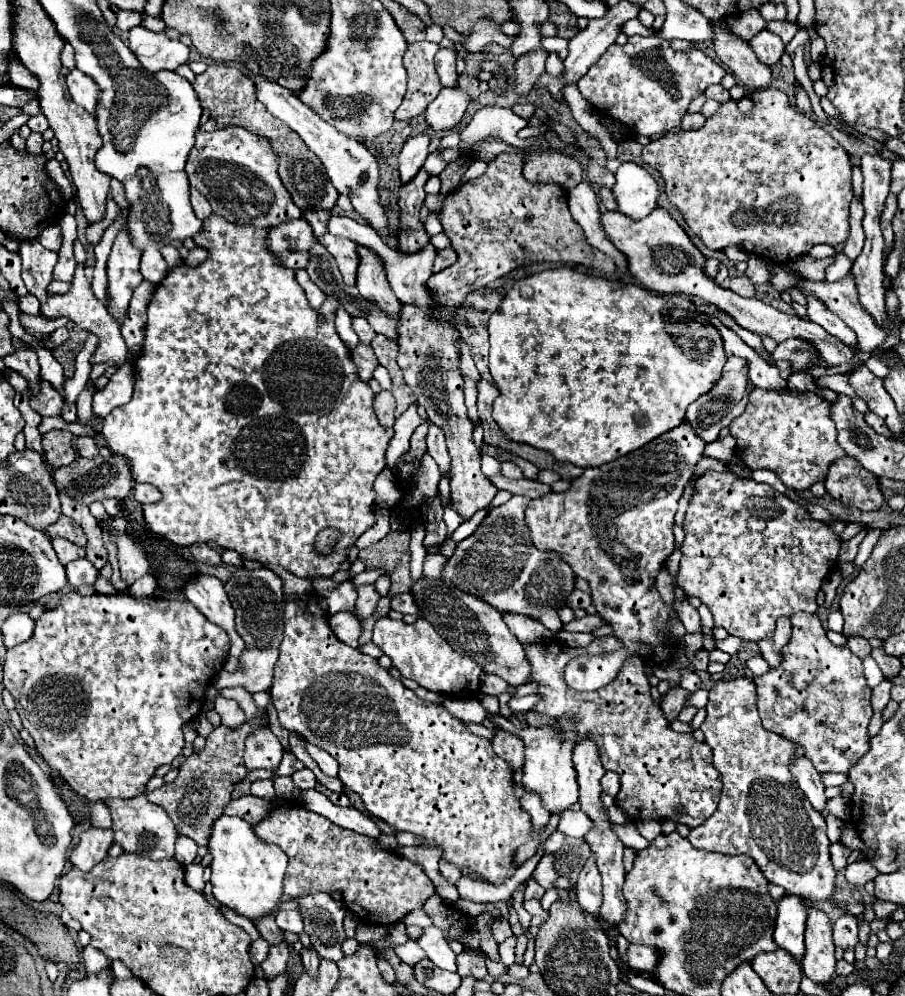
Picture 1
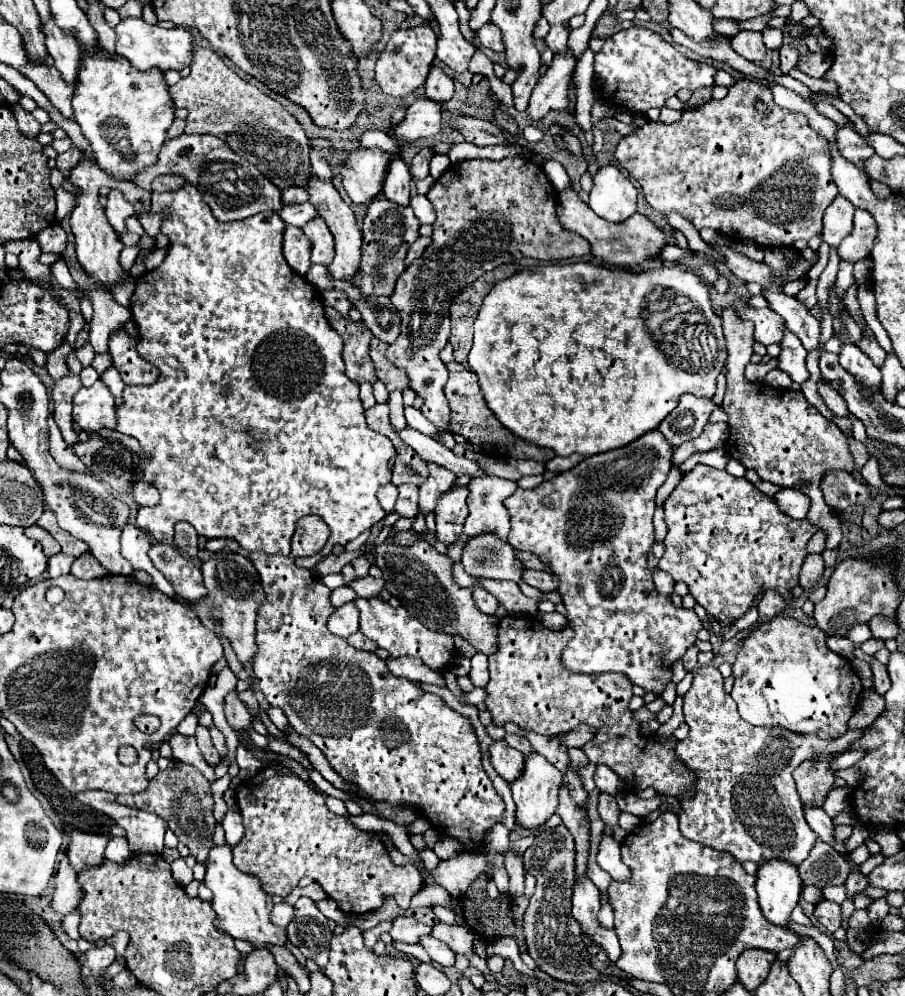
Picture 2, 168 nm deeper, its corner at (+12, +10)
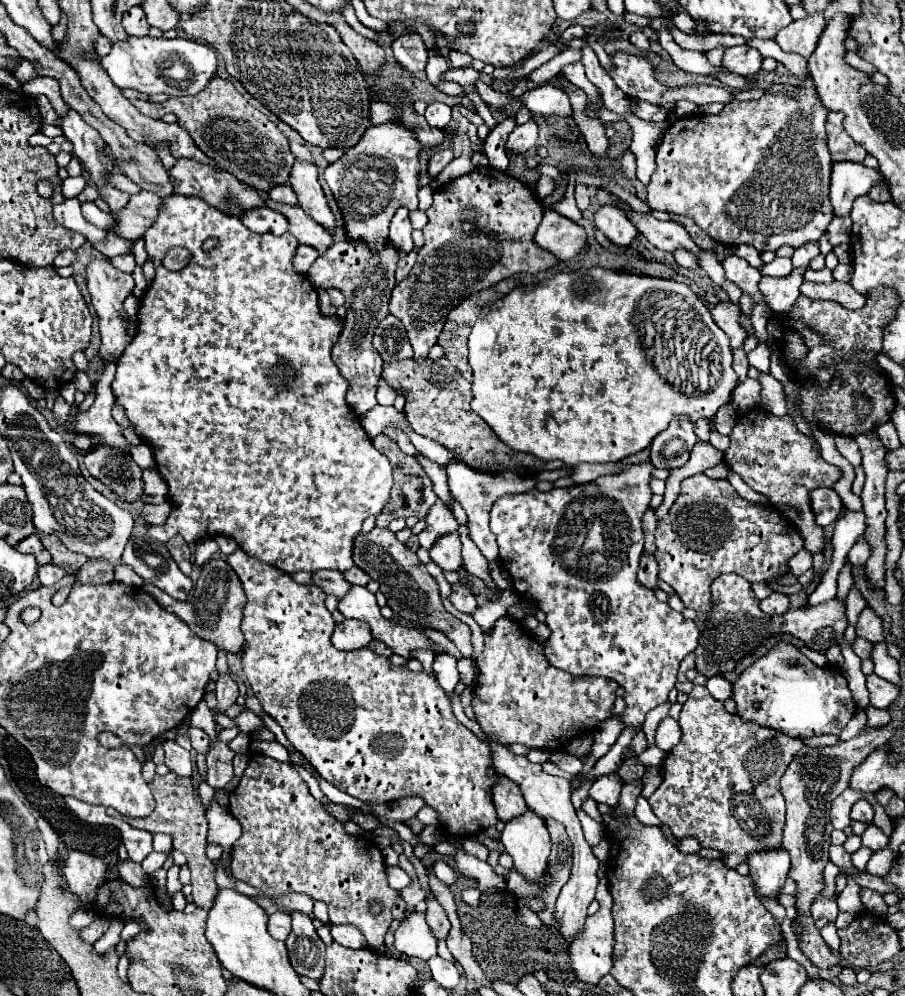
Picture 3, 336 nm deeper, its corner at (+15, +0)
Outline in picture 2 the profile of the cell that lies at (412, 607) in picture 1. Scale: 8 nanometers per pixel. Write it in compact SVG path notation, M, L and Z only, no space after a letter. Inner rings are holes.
M365 575L357 581L351 581L347 587L351 587L359 597L377 597L383 589L383 579L373 579L371 575Z

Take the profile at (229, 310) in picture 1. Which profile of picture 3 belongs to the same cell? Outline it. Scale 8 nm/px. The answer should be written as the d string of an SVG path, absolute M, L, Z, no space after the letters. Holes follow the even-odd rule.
M176 193L164 197L164 207L160 207L160 215L156 215L156 223L152 223L144 239L146 239L146 253L156 265L156 277L140 299L138 335L124 349L124 355L118 361L116 377L112 381L112 391L114 391L116 403L124 407L126 417L132 423L136 435L146 445L150 445L158 471L168 485L168 503L172 511L164 525L148 525L146 527L148 535L160 543L168 541L176 533L180 533L188 543L198 543L204 539L226 535L226 537L232 537L248 557L270 563L286 573L296 573L296 571L314 573L320 569L346 571L348 567L354 565L352 561L354 539L360 533L362 523L368 517L378 517L388 503L388 495L392 487L392 467L388 463L388 457L372 447L358 417L354 415L354 411L348 407L344 399L348 381L340 375L338 367L330 357L332 345L338 341L338 335L342 331L342 321L338 317L324 317L320 313L316 289L306 277L294 271L292 255L298 241L290 233L284 233L280 237L256 235L254 231L248 231L248 227L244 227L244 223L240 223L238 217L224 215L222 211L204 203L202 199L176 195ZM208 237L218 237L220 241L210 253L202 251L202 243ZM166 247L188 249L192 253L190 263L180 271L166 269L162 265Z

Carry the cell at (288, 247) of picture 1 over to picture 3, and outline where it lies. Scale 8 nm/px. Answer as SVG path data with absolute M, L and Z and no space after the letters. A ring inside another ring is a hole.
M298 245L296 247L296 255L294 255L294 269L300 271L300 275L306 275L308 269L312 267L312 263L318 259L318 251L314 251L308 245Z

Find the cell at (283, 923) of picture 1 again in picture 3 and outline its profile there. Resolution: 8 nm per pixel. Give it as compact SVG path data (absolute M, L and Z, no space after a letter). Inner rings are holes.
M272 913L270 919L268 919L268 933L274 937L274 939L286 939L288 933L290 933L290 915L288 913Z

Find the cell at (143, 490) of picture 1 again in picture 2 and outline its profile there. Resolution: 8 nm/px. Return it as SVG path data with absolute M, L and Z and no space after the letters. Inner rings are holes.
M137 481L133 485L133 497L139 505L147 505L147 507L153 507L159 503L159 491L147 481Z

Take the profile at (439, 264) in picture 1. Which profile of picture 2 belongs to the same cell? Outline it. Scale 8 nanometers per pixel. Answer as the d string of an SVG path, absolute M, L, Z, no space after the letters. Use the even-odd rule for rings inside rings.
M419 237L407 251L407 257L405 257L405 265L411 265L417 257L421 257L421 253L425 251L425 247L431 243L431 237Z

